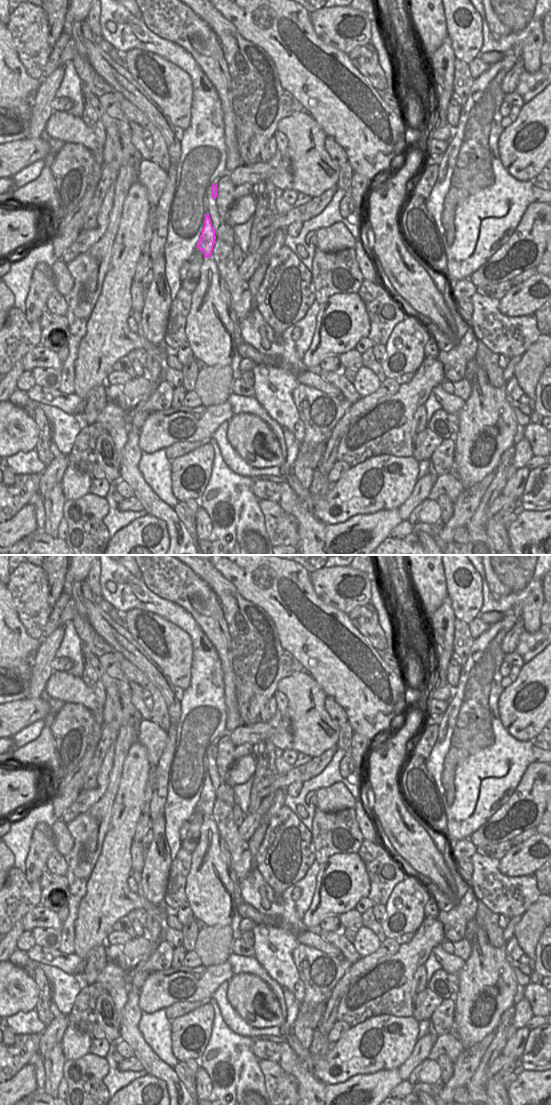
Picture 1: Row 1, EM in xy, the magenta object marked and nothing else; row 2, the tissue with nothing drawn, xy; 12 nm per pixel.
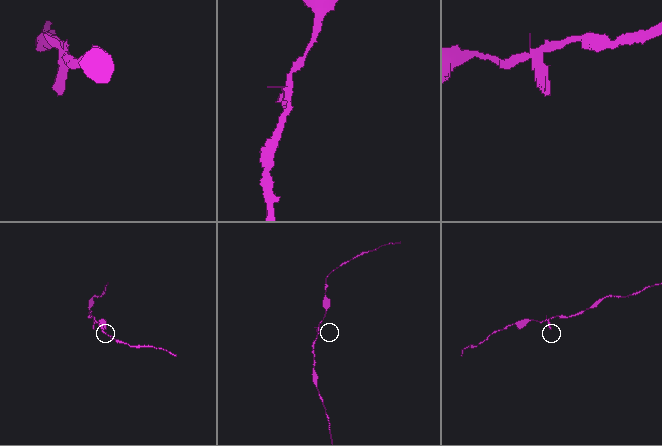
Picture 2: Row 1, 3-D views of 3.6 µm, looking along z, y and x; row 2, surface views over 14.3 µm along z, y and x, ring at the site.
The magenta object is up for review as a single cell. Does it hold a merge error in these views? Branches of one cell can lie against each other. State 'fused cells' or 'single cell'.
single cell

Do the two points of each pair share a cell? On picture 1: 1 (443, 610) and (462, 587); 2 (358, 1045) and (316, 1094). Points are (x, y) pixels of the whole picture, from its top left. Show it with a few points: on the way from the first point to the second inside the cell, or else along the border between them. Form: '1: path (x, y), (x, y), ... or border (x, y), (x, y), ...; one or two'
1: border (447, 594), (450, 599), (452, 612), (456, 618); two
2: border (307, 1068), (325, 1083), (339, 1084), (348, 1079); two

